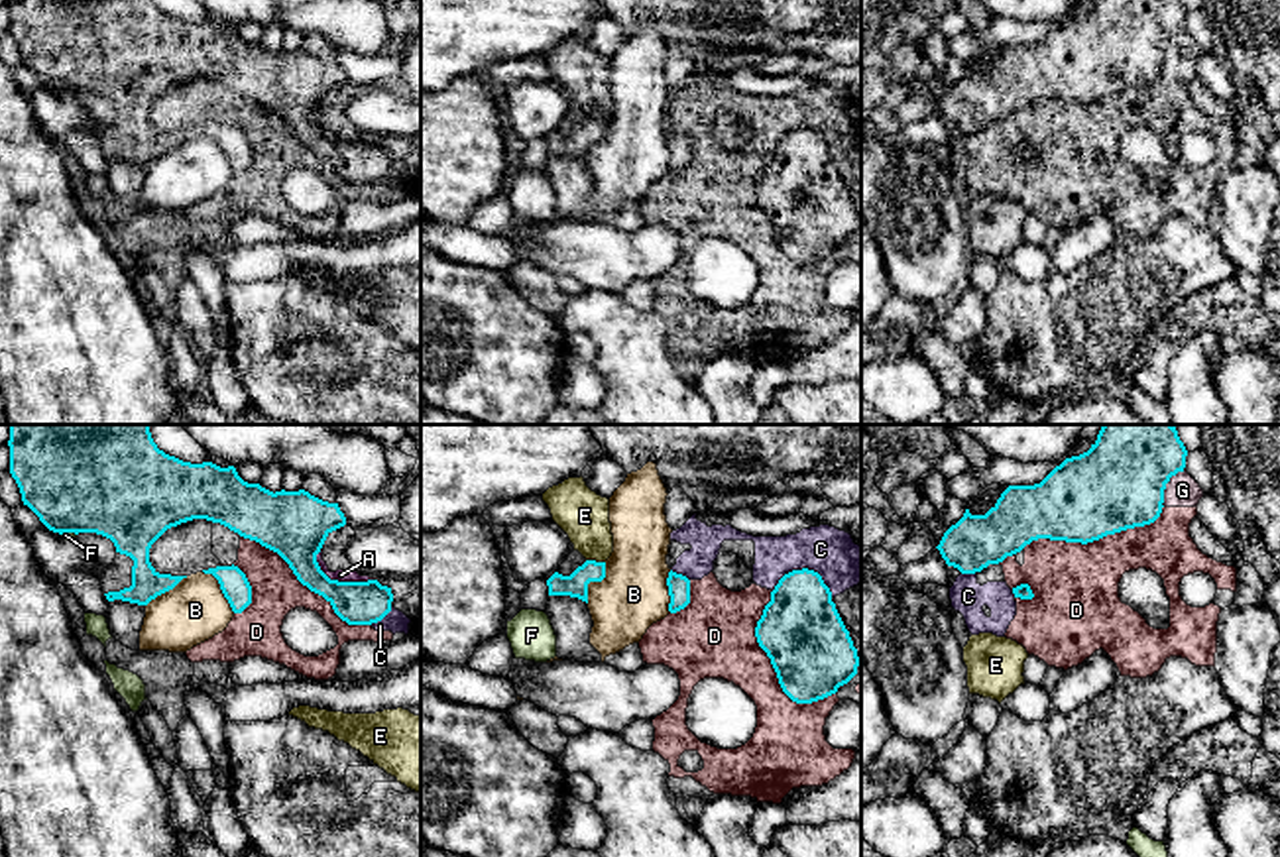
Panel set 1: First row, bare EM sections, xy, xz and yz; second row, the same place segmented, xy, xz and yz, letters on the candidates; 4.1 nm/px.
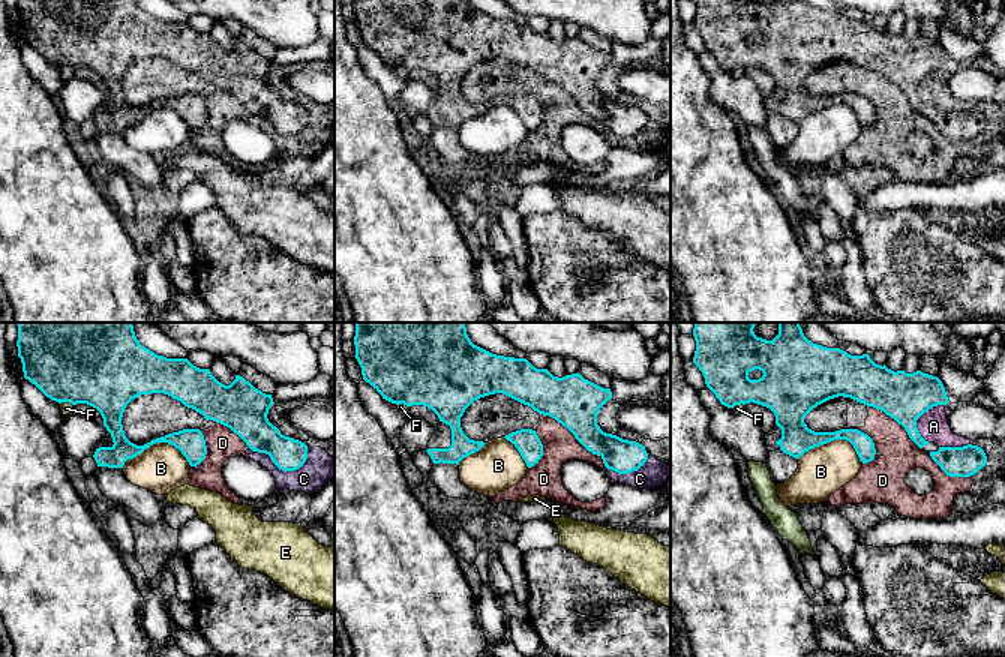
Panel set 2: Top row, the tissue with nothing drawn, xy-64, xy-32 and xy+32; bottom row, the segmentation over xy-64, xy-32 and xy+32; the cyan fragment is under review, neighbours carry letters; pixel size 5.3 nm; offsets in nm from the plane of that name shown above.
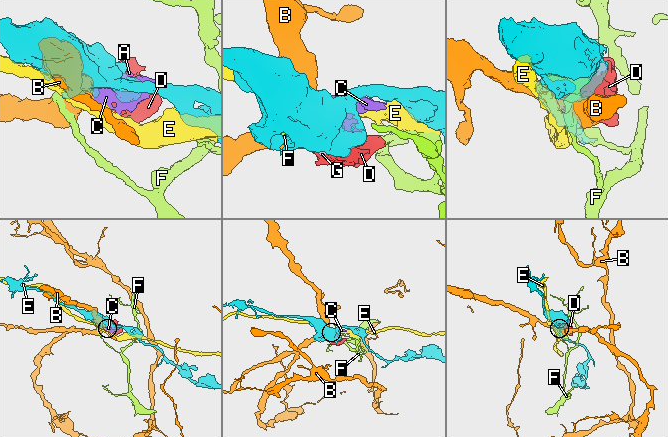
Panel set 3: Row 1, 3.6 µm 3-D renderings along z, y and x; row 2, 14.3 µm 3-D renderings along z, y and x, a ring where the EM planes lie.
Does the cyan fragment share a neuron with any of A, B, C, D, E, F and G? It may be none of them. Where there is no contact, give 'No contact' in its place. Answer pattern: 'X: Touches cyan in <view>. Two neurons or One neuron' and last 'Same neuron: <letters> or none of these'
A: Touches cyan in xy. Two neurons
B: Touches cyan in xz. Two neurons
C: Touches cyan in xz. Two neurons
D: Touches cyan in xz. Two neurons
E: Touches cyan in xz. Two neurons
F: Touches cyan in xy. Two neurons
G: Touches cyan in yz. Two neurons
Same neuron: none of these

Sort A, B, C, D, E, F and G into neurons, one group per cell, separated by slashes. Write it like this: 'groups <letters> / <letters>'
groups A C D G / B / E / F

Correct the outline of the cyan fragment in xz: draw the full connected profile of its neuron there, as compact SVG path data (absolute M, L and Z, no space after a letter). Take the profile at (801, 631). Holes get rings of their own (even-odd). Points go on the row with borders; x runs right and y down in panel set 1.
M792 570L779 580L755 637L796 704L824 700L857 674L857 649L814 570Z

